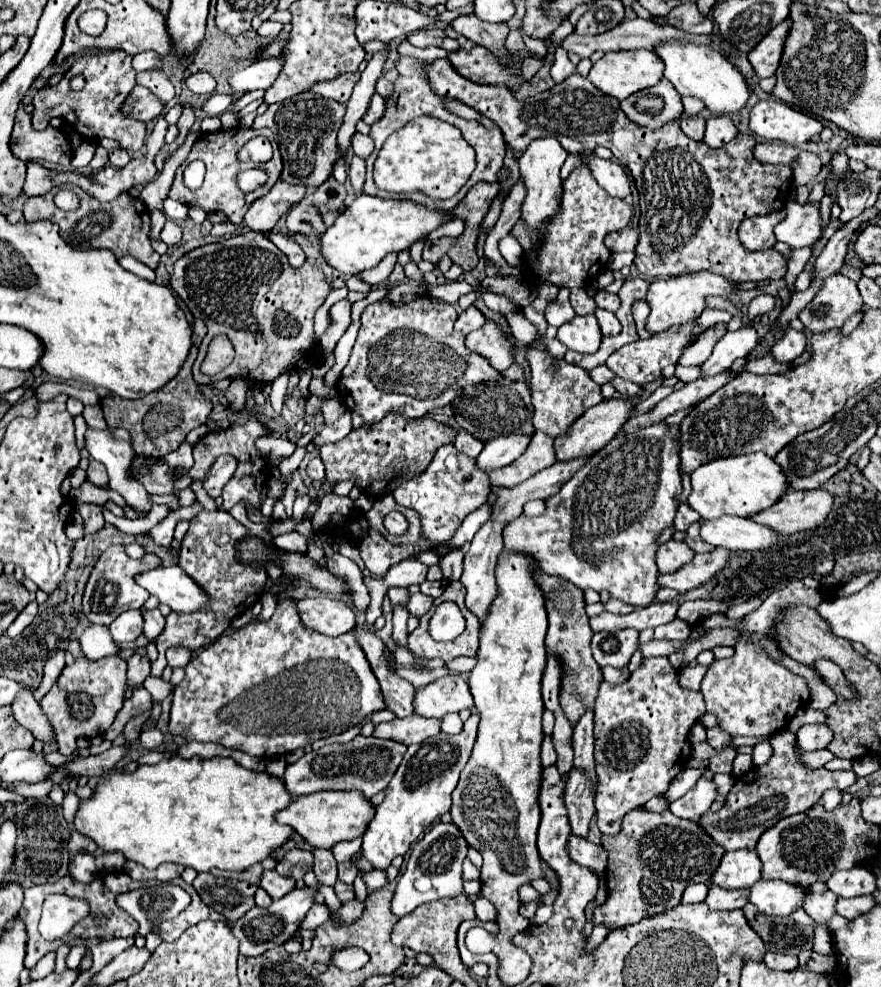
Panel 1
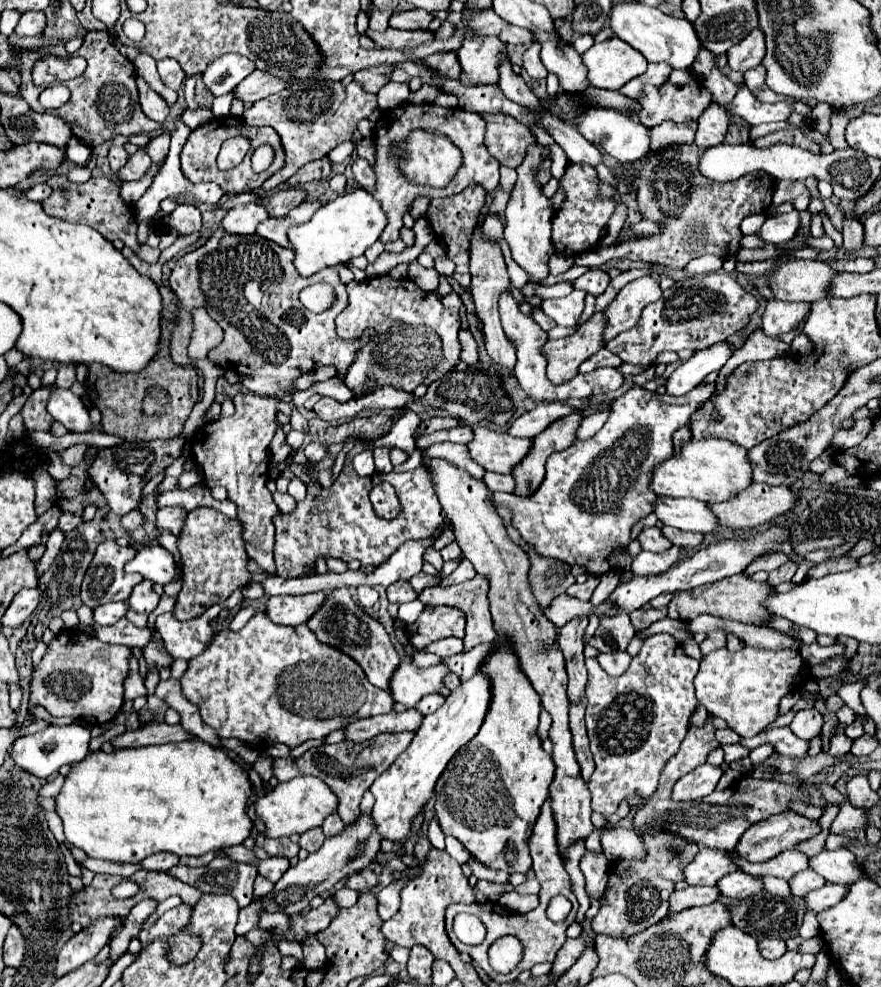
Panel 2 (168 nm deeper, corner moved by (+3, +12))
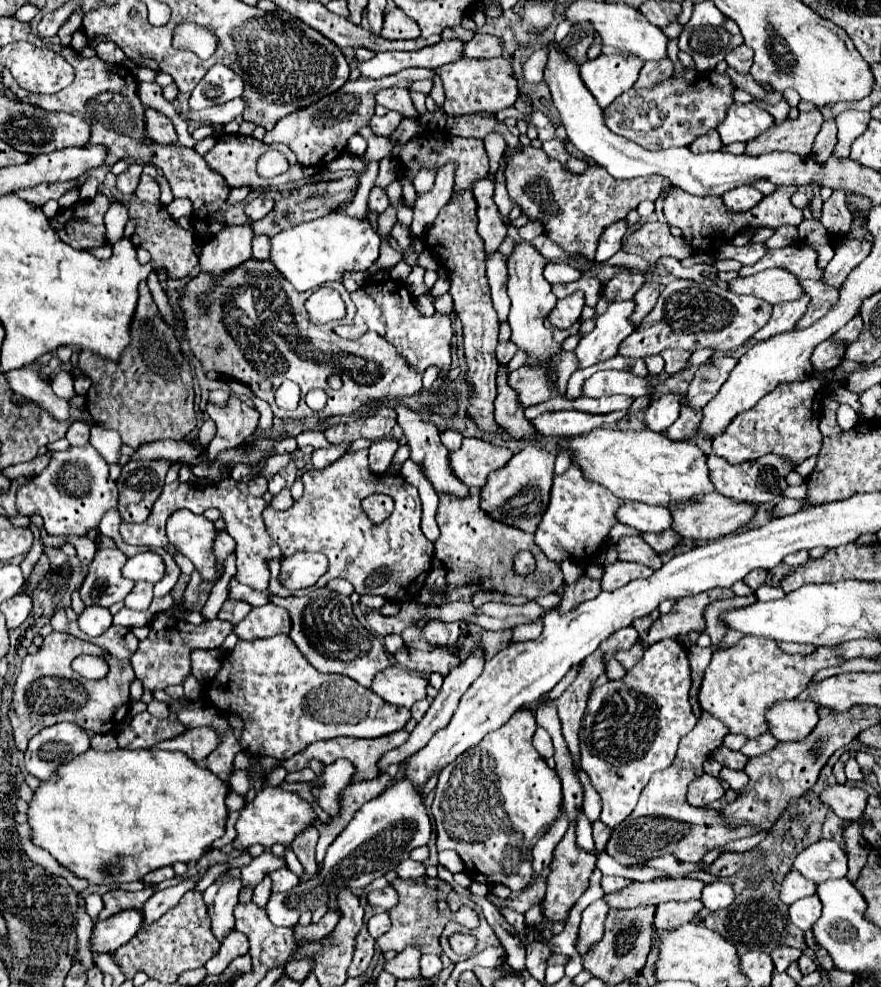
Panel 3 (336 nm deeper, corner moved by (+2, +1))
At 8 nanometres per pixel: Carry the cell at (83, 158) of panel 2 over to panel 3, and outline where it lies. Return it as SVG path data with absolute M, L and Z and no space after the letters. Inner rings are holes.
M88 176L80 186L80 200L90 200L98 192L98 180L94 176Z

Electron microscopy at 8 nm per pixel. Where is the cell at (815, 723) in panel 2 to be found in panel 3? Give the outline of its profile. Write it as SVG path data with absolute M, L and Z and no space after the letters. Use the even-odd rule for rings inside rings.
M786 700L774 704L766 718L772 736L778 740L804 740L818 724L818 706L814 702Z

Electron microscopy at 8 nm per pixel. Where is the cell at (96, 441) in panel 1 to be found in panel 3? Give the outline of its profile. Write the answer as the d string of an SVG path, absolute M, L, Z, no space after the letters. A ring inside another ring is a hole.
M24 366L8 372L8 382L14 392L20 396L34 400L42 410L50 412L58 422L70 420L70 404L64 398L58 398L50 386L50 382L42 380L36 366Z

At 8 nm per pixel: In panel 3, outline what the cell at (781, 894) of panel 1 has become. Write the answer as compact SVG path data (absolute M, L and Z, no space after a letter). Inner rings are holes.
M714 882L702 890L702 902L712 912L734 904L734 896L736 896L736 892L732 890L732 886L728 882Z

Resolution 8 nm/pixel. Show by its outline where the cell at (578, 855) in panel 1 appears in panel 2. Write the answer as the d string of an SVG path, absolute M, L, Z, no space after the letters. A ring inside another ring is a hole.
M587 851L581 861L581 871L585 875L585 889L587 889L589 899L601 901L605 897L605 889L607 889L607 859L605 859L605 855L593 855Z

